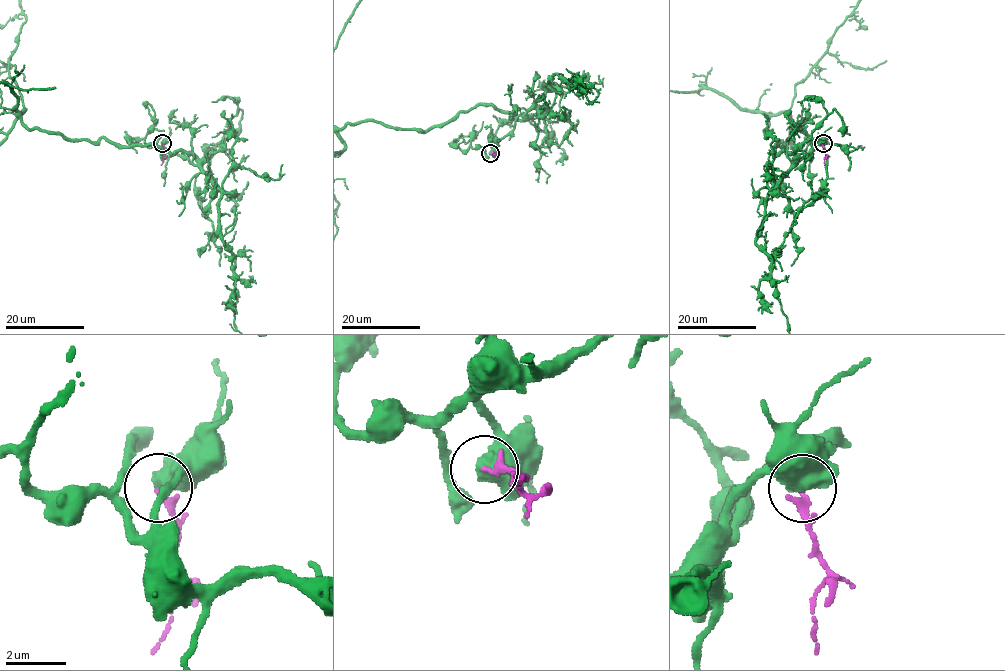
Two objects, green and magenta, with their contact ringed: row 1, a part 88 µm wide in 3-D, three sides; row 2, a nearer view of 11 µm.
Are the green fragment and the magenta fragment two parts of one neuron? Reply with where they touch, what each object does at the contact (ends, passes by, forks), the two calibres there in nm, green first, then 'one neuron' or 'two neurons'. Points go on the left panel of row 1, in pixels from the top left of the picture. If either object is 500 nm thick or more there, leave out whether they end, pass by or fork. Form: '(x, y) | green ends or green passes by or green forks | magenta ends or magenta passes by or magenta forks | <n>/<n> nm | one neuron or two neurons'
(162, 143) | 500/260 nm | two neurons

